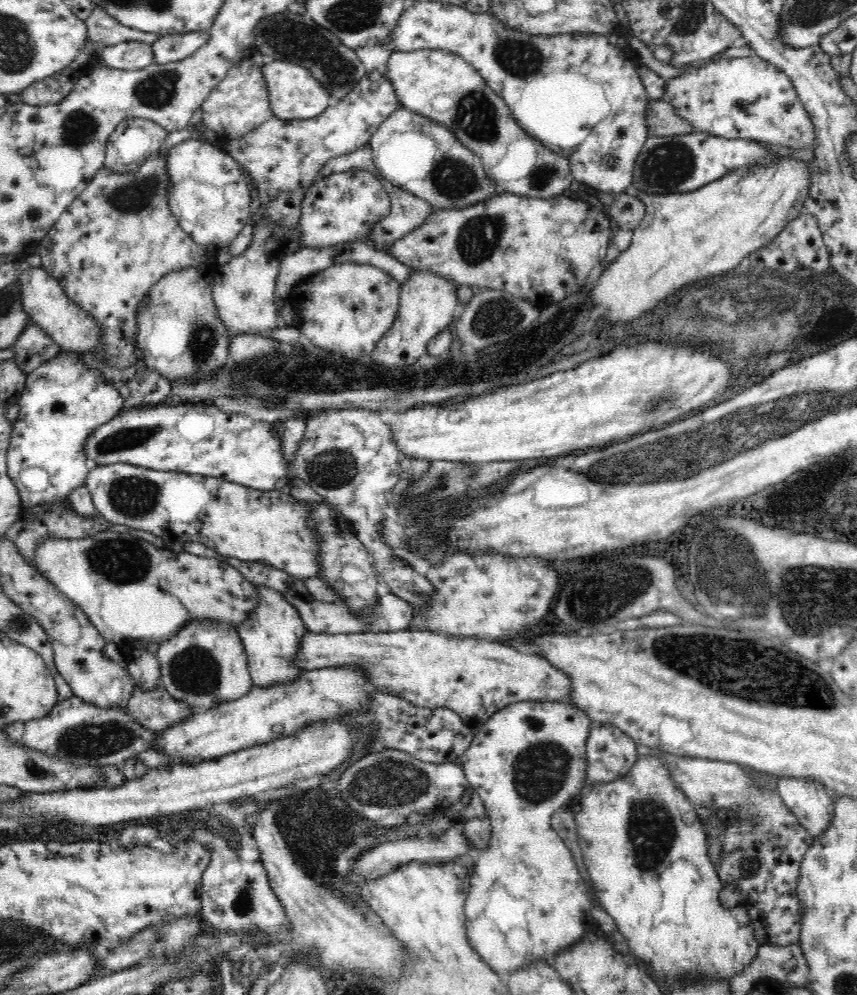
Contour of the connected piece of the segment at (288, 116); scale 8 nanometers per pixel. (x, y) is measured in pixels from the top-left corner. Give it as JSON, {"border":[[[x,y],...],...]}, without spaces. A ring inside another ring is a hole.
{"border":[[[273,58],[268,59],[268,62],[262,66],[262,72],[267,82],[270,107],[274,117],[282,120],[313,119],[329,108],[331,102],[329,91],[307,68]]]}

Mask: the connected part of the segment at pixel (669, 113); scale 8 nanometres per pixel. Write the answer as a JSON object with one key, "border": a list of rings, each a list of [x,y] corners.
{"border":[[[651,99],[648,105],[650,106],[646,110],[645,121],[650,137],[690,134],[694,131],[689,122],[674,112],[672,105],[654,99]]]}

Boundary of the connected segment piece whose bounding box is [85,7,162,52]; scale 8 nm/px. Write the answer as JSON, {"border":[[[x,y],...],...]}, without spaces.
{"border":[[[98,7],[86,18],[85,23],[88,28],[88,43],[98,46],[97,52],[101,52],[108,46],[120,44],[121,41],[137,41],[151,46],[162,36],[124,26],[119,20]]]}

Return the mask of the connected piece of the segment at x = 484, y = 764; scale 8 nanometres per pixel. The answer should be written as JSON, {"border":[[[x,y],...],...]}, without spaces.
{"border":[[[544,699],[540,701],[525,700],[515,702],[507,704],[482,725],[480,730],[475,732],[471,745],[460,757],[465,770],[465,777],[482,799],[492,827],[492,836],[489,844],[482,852],[476,855],[477,861],[472,868],[470,888],[465,902],[465,925],[468,943],[478,953],[480,959],[496,974],[510,975],[512,972],[524,968],[524,966],[528,967],[528,964],[532,964],[532,962],[538,962],[538,959],[544,959],[549,966],[554,966],[554,959],[558,952],[572,947],[572,943],[578,942],[589,929],[596,928],[596,922],[592,915],[592,901],[588,897],[589,891],[584,879],[582,879],[576,863],[574,863],[571,850],[552,828],[551,823],[554,812],[562,809],[565,805],[573,803],[575,797],[583,788],[586,779],[586,768],[588,768],[588,759],[586,759],[585,754],[586,744],[591,727],[591,718],[574,704],[546,701]]]}

